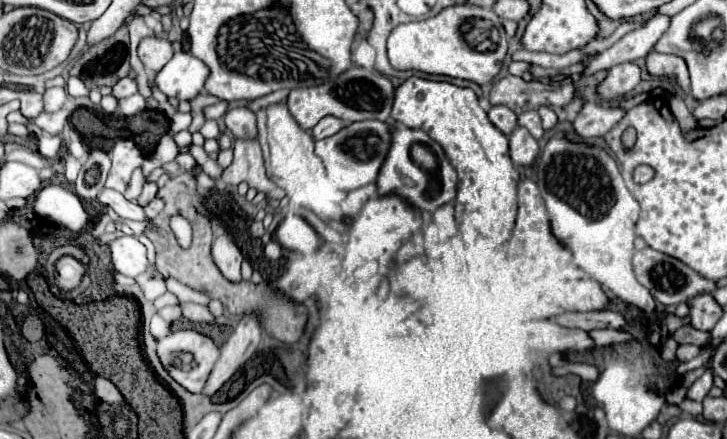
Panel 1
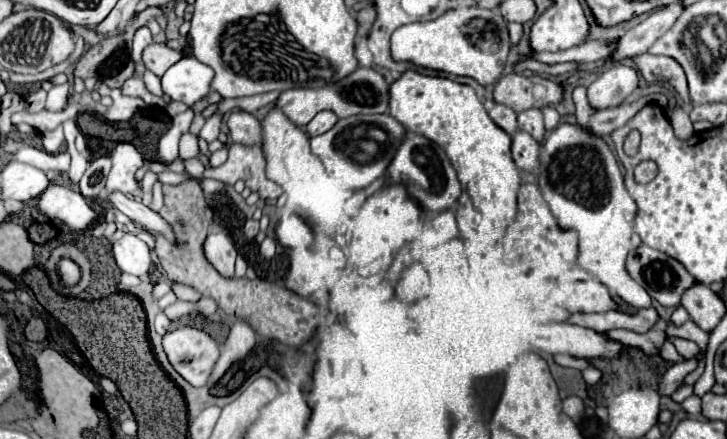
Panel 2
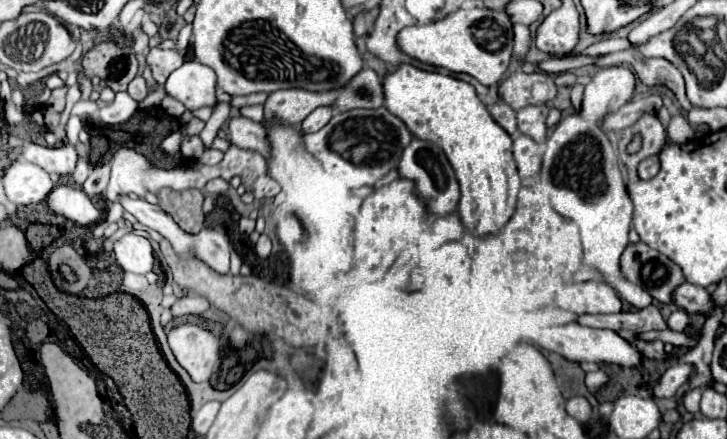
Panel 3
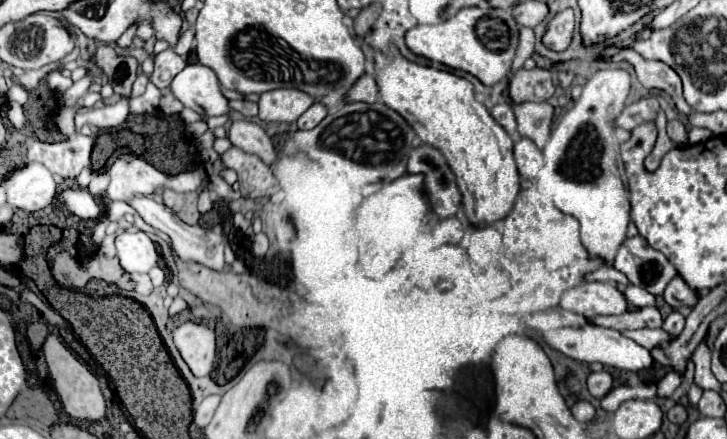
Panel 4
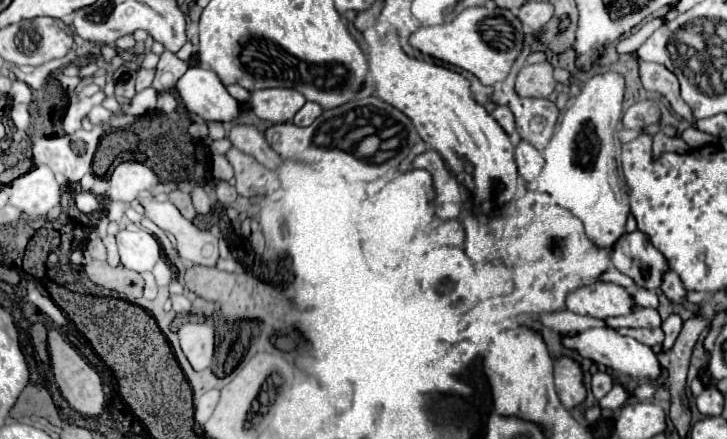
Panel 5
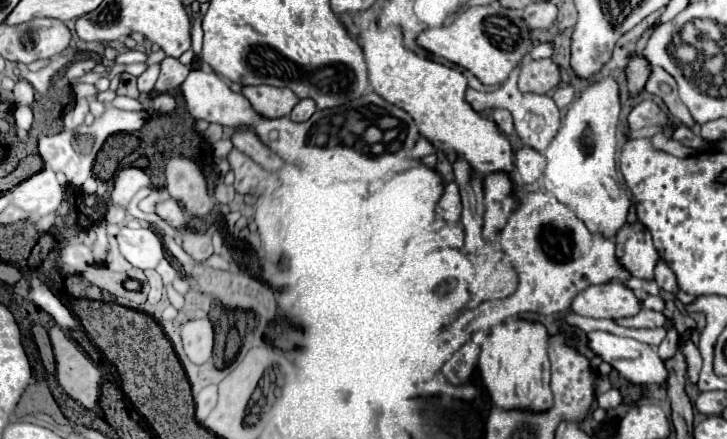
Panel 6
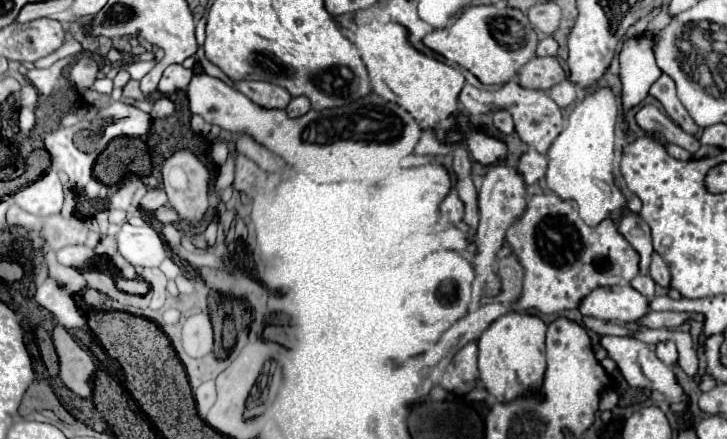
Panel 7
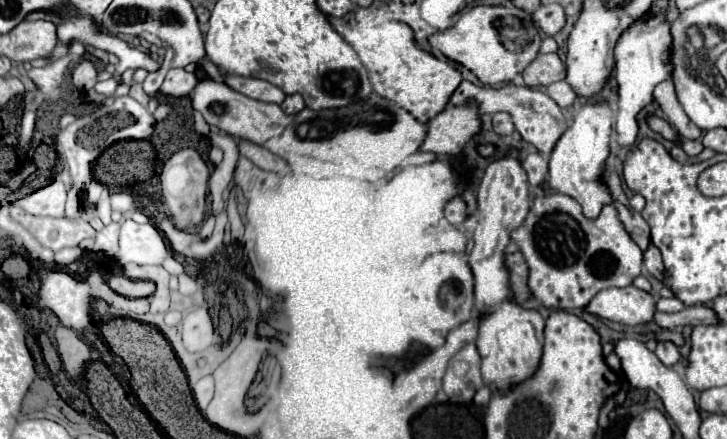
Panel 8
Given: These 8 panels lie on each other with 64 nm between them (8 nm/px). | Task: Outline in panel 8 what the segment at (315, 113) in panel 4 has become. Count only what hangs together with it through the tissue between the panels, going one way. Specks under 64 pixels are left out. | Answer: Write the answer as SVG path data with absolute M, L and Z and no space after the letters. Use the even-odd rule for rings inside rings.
M290 94L290 96L284 98L284 102L280 106L282 106L282 110L286 114L296 114L296 112L300 112L304 108L304 100L302 100L300 94Z

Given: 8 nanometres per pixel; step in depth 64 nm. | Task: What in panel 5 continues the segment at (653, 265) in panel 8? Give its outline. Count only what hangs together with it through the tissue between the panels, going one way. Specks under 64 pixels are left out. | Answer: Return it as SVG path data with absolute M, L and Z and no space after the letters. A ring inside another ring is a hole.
M666 270L664 272L660 288L672 302L682 302L684 300L686 290L684 290L684 286L682 286L682 282L680 282L680 278L678 278L678 274L674 270Z

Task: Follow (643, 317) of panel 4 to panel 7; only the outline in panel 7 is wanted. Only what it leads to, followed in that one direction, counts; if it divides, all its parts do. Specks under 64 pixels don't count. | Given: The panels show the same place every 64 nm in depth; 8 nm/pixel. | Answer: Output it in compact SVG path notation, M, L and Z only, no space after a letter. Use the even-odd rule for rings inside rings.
M648 312L644 318L640 318L640 324L646 328L678 328L688 320L704 322L706 318L698 312Z

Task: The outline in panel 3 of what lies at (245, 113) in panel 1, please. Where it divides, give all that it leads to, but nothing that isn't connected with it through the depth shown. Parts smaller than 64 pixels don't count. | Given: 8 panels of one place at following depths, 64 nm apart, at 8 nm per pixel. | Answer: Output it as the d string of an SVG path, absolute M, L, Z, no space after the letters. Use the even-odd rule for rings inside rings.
M238 116L230 120L230 142L238 148L260 152L264 158L270 158L270 142L266 128L250 118Z

